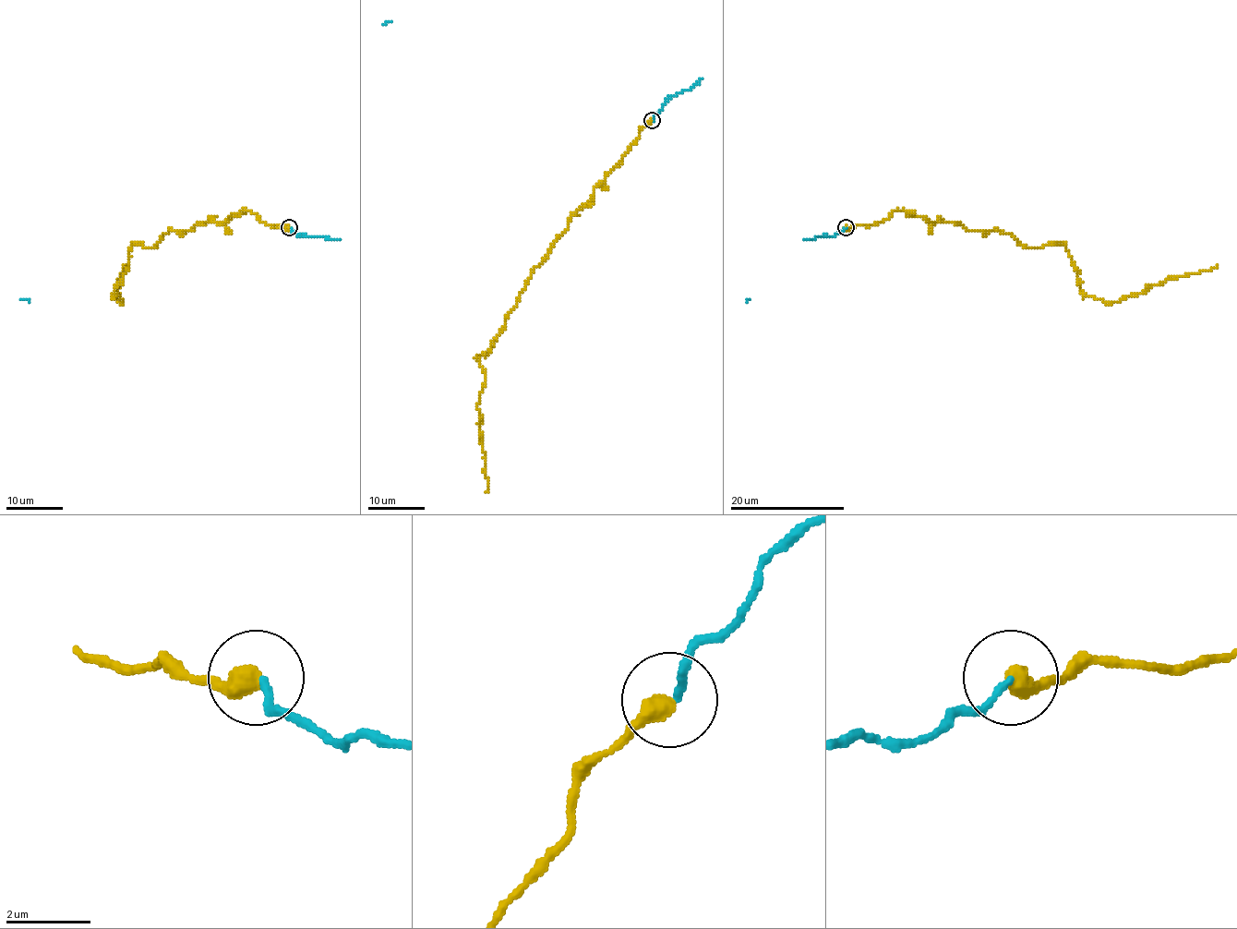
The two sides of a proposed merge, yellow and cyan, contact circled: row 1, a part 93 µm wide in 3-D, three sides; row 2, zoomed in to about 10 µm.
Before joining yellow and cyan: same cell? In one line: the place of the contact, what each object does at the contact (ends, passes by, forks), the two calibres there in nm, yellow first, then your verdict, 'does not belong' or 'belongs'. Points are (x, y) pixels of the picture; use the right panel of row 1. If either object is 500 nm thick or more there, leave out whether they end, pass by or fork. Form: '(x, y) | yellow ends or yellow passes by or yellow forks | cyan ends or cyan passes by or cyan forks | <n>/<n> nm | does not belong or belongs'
(846, 227) | yellow ends | cyan ends | 480/150 nm | belongs

